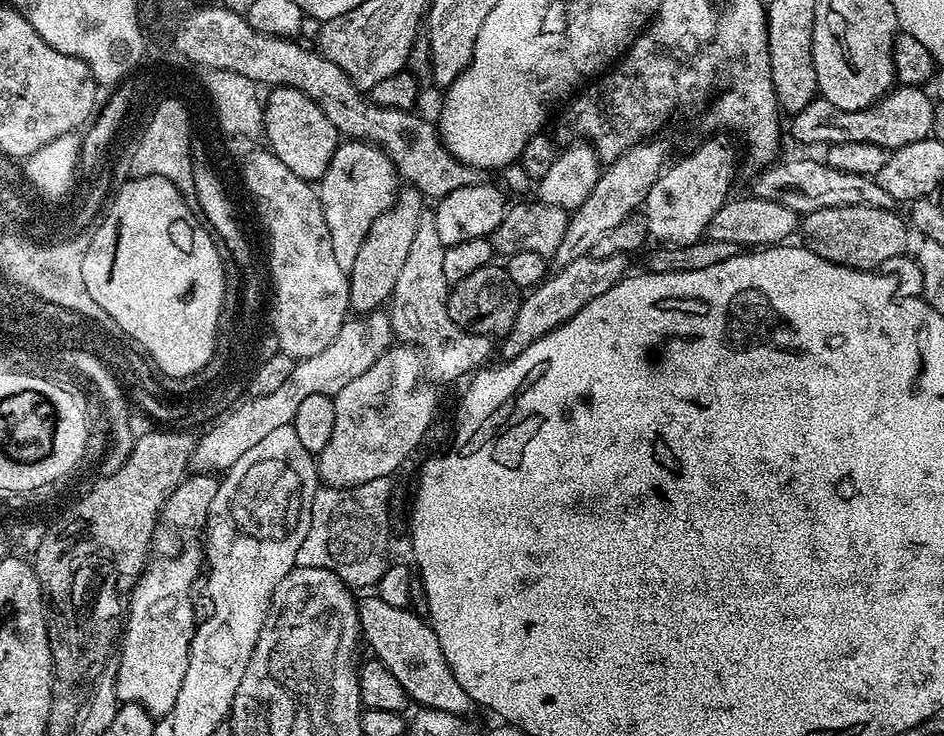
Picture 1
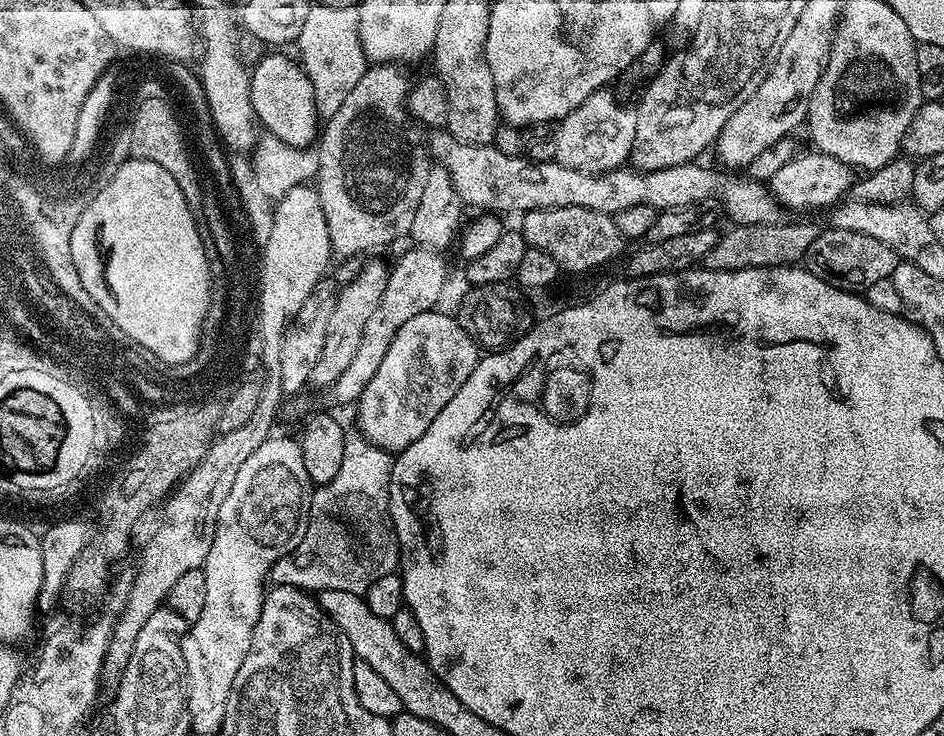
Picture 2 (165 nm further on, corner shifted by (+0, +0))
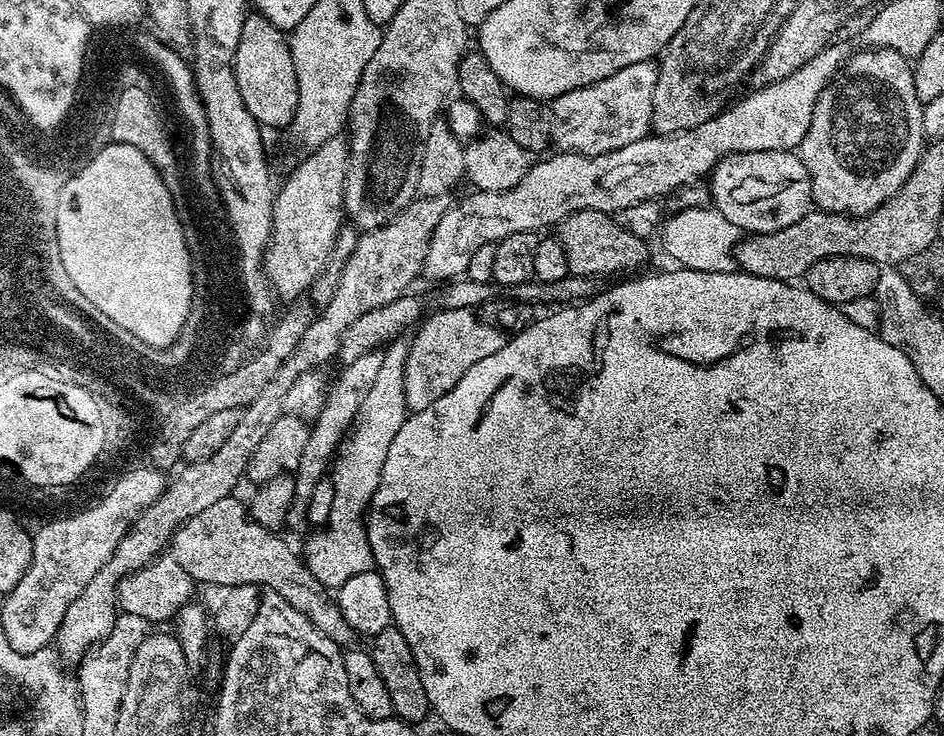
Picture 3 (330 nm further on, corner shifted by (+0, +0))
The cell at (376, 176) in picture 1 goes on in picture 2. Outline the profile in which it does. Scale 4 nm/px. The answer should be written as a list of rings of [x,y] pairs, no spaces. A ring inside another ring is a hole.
[[[373,63],[364,71],[362,78],[358,78],[358,86],[346,94],[346,102],[338,106],[338,114],[331,116],[319,133],[314,187],[320,193],[332,251],[337,257],[352,258],[348,256],[380,248],[391,240],[400,240],[403,236],[407,237],[414,226],[414,214],[428,177],[430,148],[426,143],[425,129],[408,111],[410,81],[404,77],[403,70],[395,63]]]

